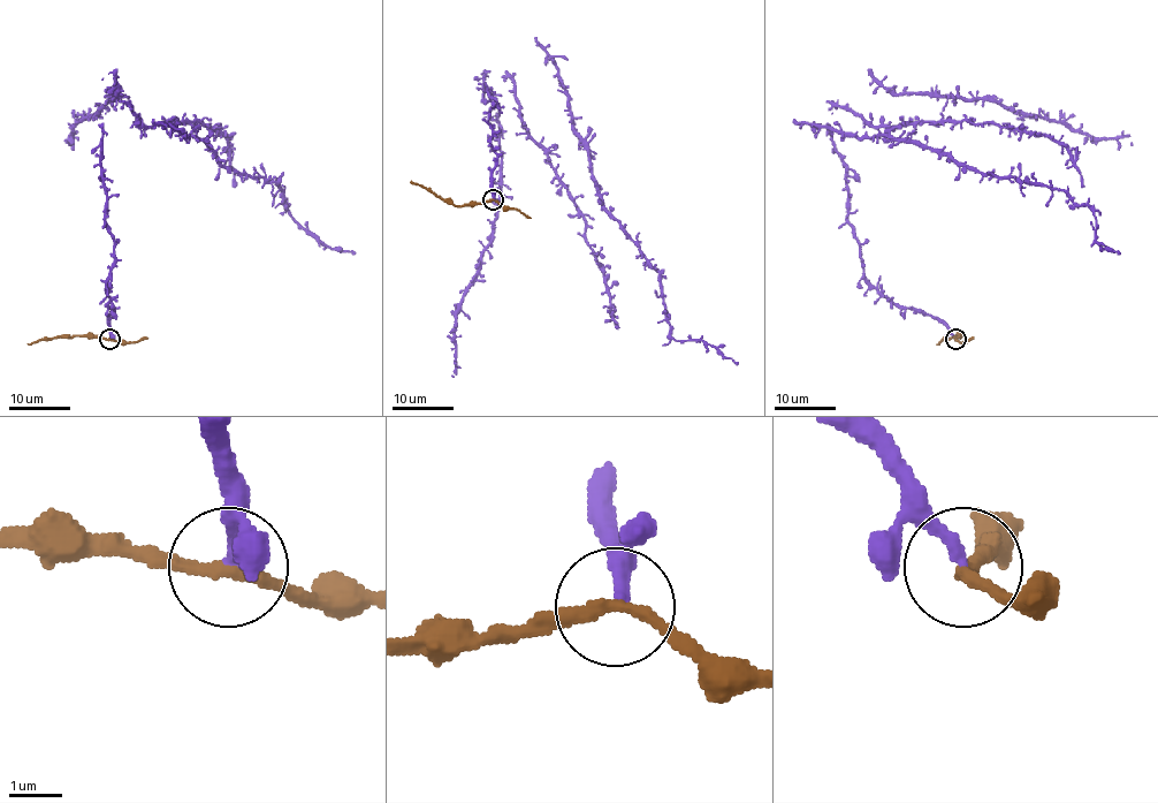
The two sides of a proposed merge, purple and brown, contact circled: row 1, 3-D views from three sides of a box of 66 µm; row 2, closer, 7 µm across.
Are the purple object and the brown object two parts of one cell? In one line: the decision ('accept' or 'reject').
reject

